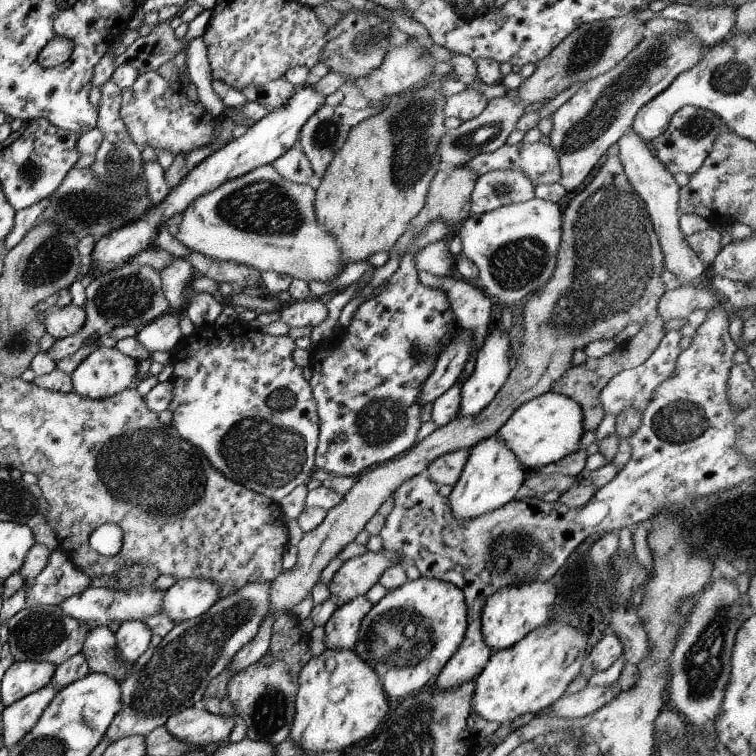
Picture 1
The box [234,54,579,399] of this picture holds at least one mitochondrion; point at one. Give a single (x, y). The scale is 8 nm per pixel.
(410, 128)

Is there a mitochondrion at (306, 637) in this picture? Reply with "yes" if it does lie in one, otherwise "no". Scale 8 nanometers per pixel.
no

